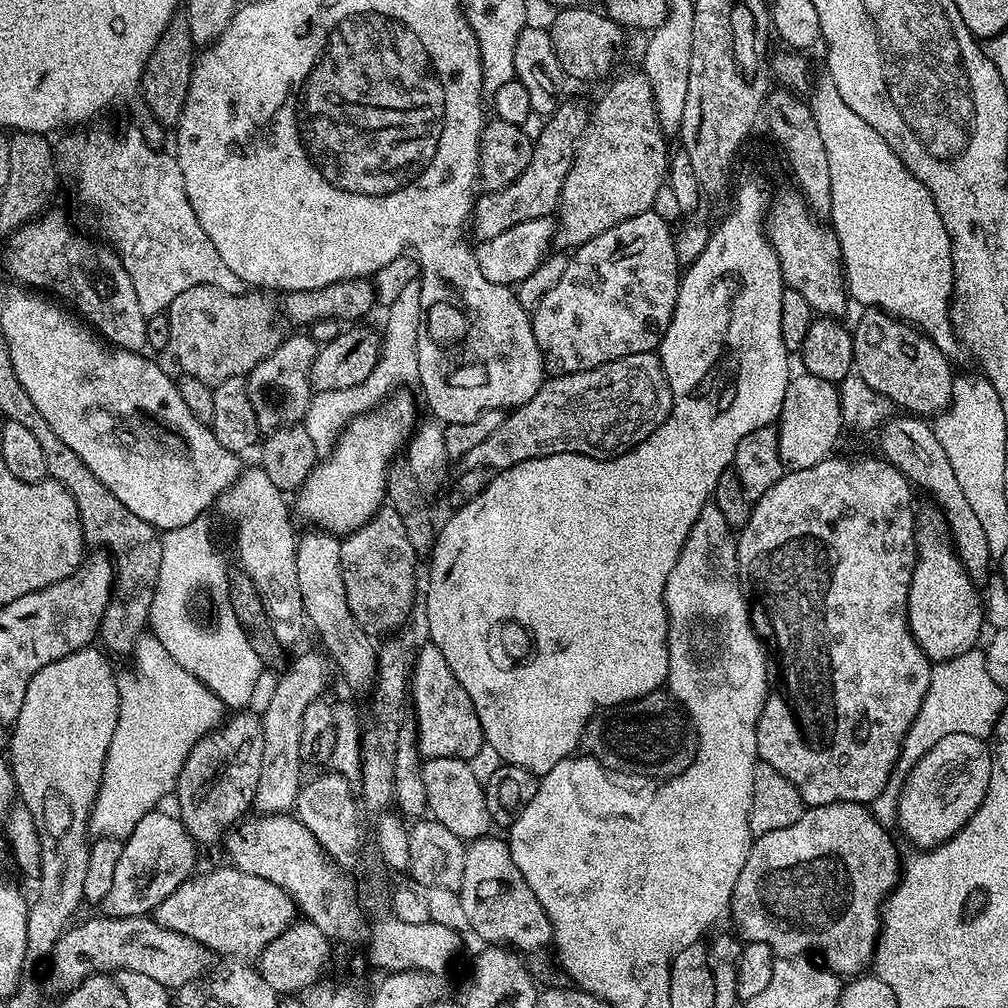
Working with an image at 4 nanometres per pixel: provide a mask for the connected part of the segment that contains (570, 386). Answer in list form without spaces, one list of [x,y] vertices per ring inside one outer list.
[[[656,352],[630,354],[585,372],[545,379],[544,385],[520,408],[505,415],[498,430],[464,455],[464,468],[503,470],[530,458],[555,452],[577,452],[609,460],[641,444],[672,409],[672,391]]]

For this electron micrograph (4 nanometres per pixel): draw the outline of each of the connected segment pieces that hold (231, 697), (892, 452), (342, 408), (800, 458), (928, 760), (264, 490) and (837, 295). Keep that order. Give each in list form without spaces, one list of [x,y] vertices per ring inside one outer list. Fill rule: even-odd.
[[[205,514],[187,523],[186,526],[167,529],[161,535],[162,563],[159,567],[158,586],[155,587],[153,601],[148,615],[149,631],[161,645],[169,652],[170,658],[184,670],[198,678],[223,703],[232,710],[240,710],[248,706],[260,680],[264,665],[253,646],[250,645],[248,635],[237,620],[233,608],[229,604],[228,568],[225,567],[215,546],[213,515]],[[200,590],[206,590],[214,604],[212,623],[206,626],[194,622],[190,604]]]
[[[896,414],[892,419],[883,421],[879,428],[879,455],[889,464],[893,464],[917,489],[925,488],[937,500],[933,501],[944,514],[946,531],[960,565],[964,567],[973,584],[987,585],[988,577],[994,568],[994,559],[990,554],[985,531],[982,530],[977,515],[962,494],[961,484],[957,481],[953,467],[950,466],[950,461],[935,436],[933,425],[927,419],[911,414]]]
[[[417,279],[407,284],[401,295],[386,308],[386,322],[382,327],[380,358],[364,382],[343,390],[326,390],[316,392],[307,407],[302,421],[317,455],[325,456],[331,452],[333,445],[345,425],[355,416],[372,411],[404,382],[412,383],[417,379],[417,346],[419,344],[420,324],[423,320],[421,306],[422,282]]]
[[[807,374],[799,375],[793,375],[789,379],[786,398],[782,402],[776,428],[778,454],[782,458],[785,469],[788,470],[806,470],[828,459],[835,449],[832,447],[835,446],[836,439],[840,436],[840,428],[845,427],[839,387],[826,382],[826,378],[814,378]]]
[[[946,734],[946,738],[930,746],[928,753],[912,767],[903,781],[900,799],[896,801],[895,823],[900,824],[905,838],[916,844],[912,846],[917,849],[937,848],[951,836],[956,836],[978,806],[982,806],[991,773],[983,743],[962,742],[958,734]]]
[[[245,467],[237,480],[226,489],[214,505],[215,511],[220,511],[230,523],[236,527],[236,552],[240,555],[239,567],[254,582],[256,595],[262,605],[262,612],[266,617],[268,629],[282,646],[296,644],[304,636],[306,617],[302,606],[302,590],[298,590],[298,558],[296,557],[296,542],[298,532],[292,529],[293,515],[290,513],[290,504],[286,501],[285,493],[281,492],[274,483],[270,482],[269,475],[263,468]]]
[[[773,195],[766,213],[766,231],[768,241],[778,254],[785,285],[798,290],[798,294],[810,302],[813,313],[833,318],[843,317],[843,312],[850,305],[850,297],[844,282],[840,243],[831,227],[813,216],[803,196]]]

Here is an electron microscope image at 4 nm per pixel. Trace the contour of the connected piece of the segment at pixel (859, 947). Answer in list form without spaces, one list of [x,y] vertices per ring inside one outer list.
[[[847,800],[837,804],[817,804],[805,807],[802,818],[798,818],[798,822],[794,822],[794,826],[782,826],[782,830],[770,830],[766,834],[755,837],[750,854],[746,858],[746,866],[742,866],[742,874],[738,874],[738,882],[734,886],[732,895],[730,917],[732,916],[733,922],[736,923],[737,930],[735,929],[735,931],[747,943],[762,942],[766,946],[770,946],[770,950],[777,958],[815,954],[822,961],[823,967],[829,968],[831,972],[835,972],[841,978],[855,978],[861,975],[871,965],[872,958],[876,954],[876,939],[880,937],[882,901],[895,888],[902,871],[902,855],[900,856],[888,831],[889,829],[881,824],[865,805],[853,804],[852,801]]]

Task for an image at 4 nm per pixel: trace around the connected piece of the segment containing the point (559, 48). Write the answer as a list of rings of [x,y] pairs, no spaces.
[[[581,6],[579,8],[562,8],[555,13],[550,31],[554,42],[554,54],[558,54],[558,62],[562,66],[565,77],[576,80],[596,80],[604,76],[616,64],[616,55],[624,44],[625,29],[615,24],[603,11],[595,12],[592,8]]]

